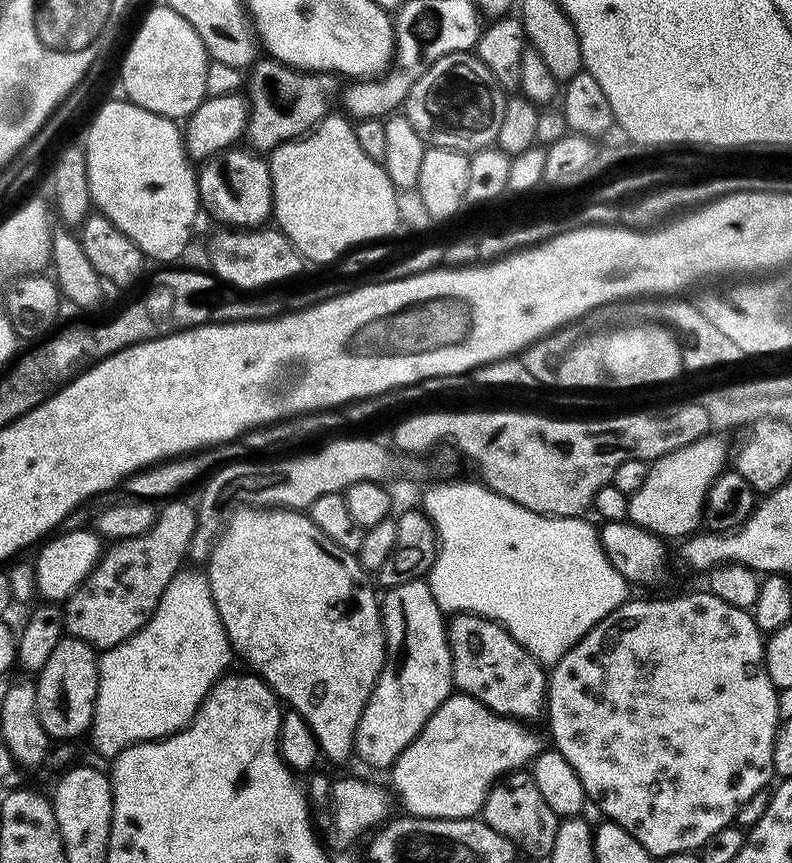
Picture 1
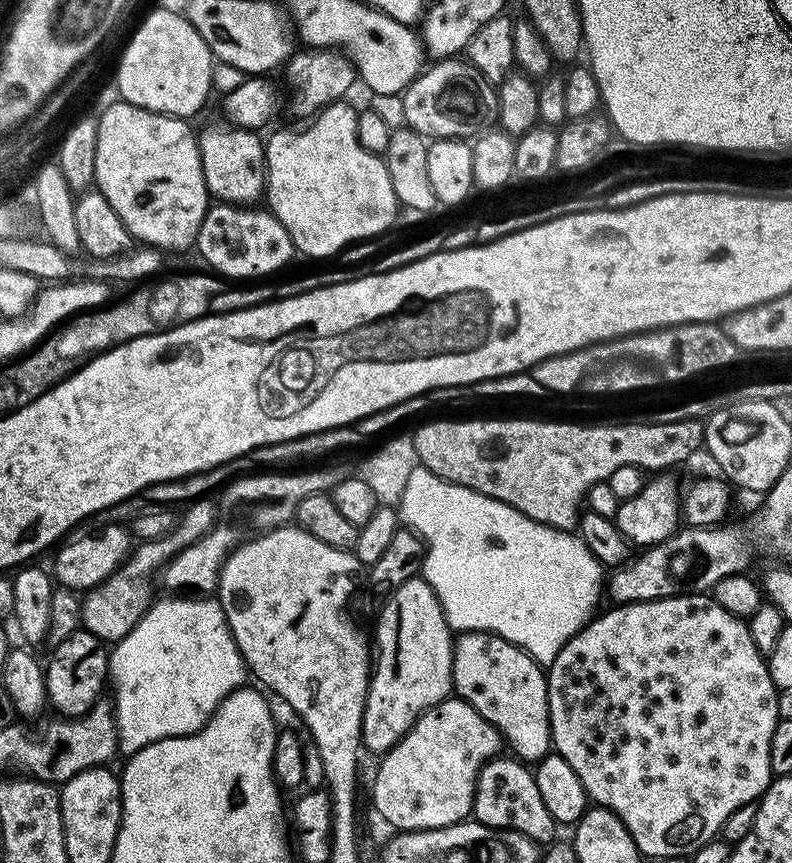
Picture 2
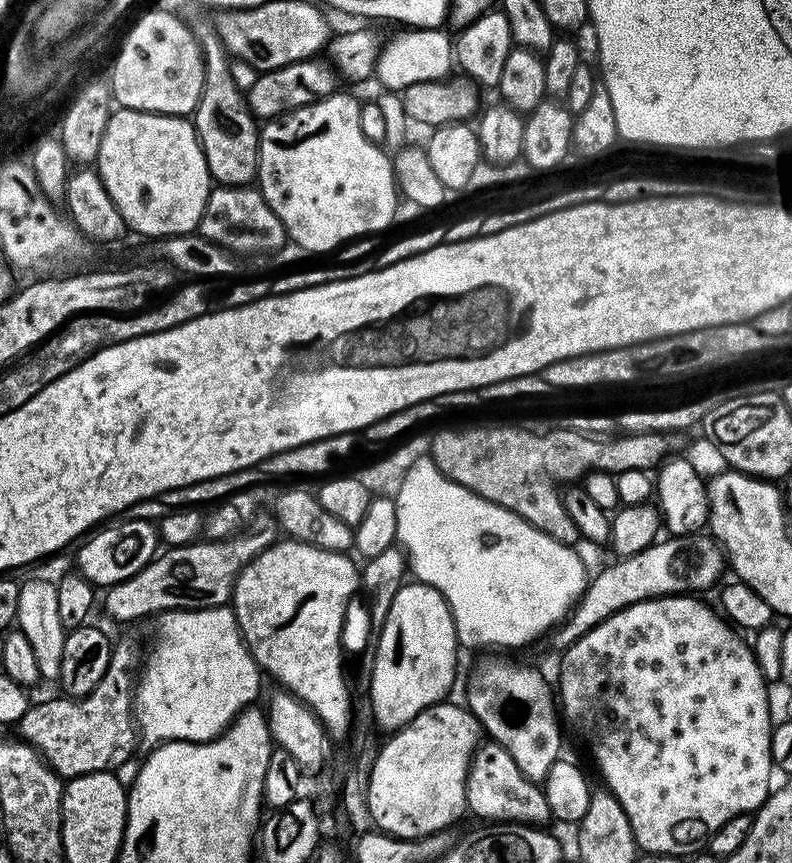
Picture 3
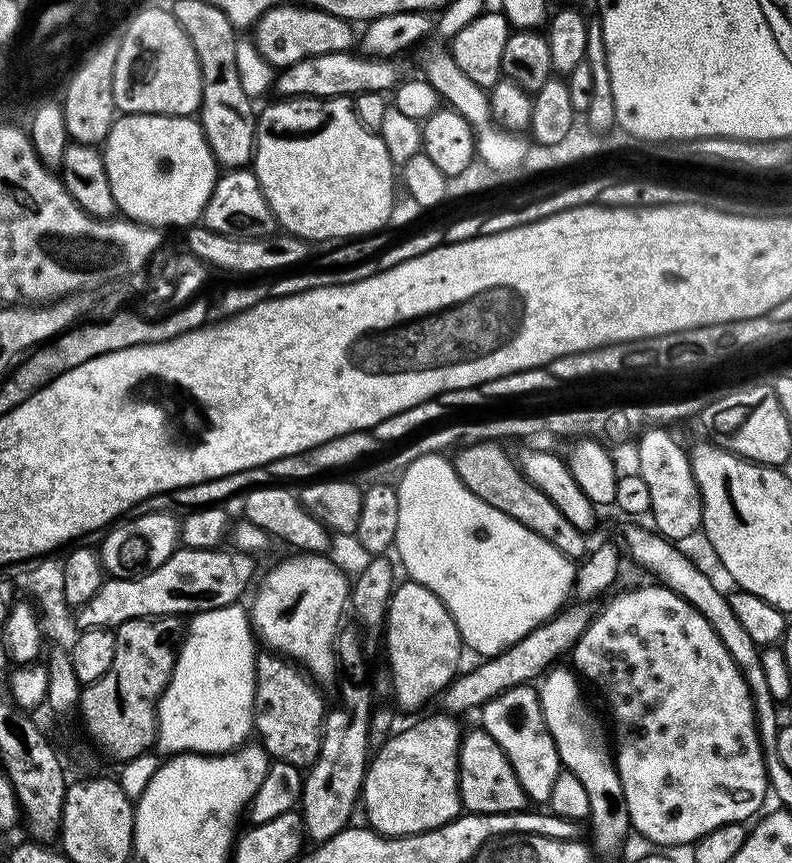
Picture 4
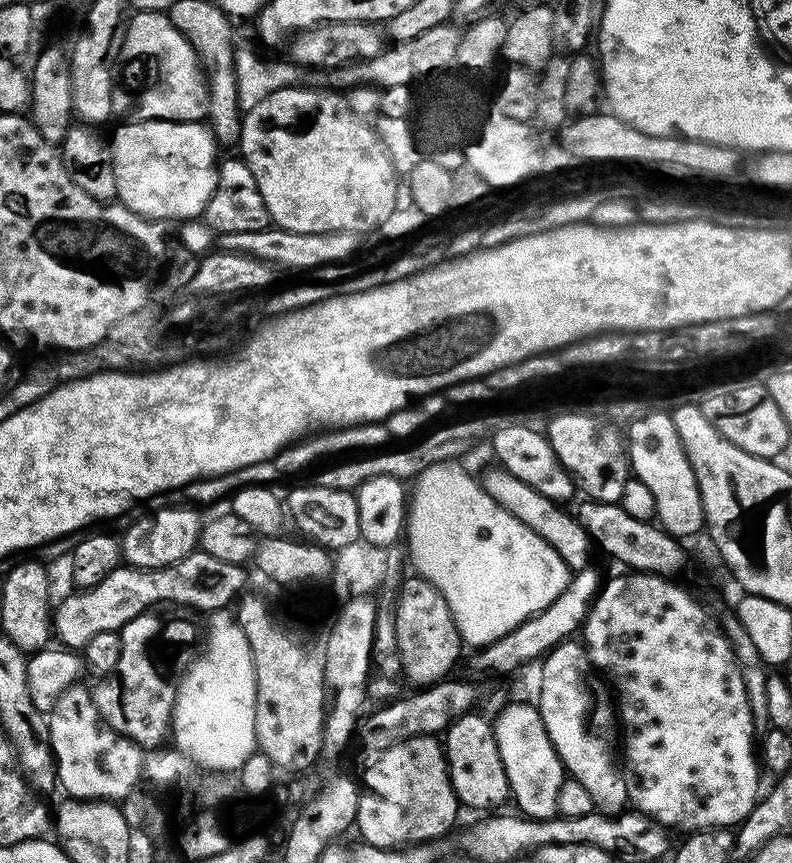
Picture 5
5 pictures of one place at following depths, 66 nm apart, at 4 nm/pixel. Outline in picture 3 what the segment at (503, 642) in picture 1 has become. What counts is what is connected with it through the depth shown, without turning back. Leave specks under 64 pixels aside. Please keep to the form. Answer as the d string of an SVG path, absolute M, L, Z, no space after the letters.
M496 654L489 660L480 660L476 664L476 669L472 672L472 677L468 680L468 701L466 707L469 712L476 715L476 721L480 723L481 729L488 732L493 741L506 750L516 761L518 768L527 777L534 781L543 781L543 778L550 770L554 761L560 758L560 724L558 719L558 708L554 703L554 688L544 681L544 676L540 672L535 672L532 668L527 668L524 664L511 664L508 660L499 660Z

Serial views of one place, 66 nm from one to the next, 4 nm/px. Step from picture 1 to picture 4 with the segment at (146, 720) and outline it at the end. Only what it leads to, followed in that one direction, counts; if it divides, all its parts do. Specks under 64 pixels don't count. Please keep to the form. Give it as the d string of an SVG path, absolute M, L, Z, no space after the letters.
M237 602L218 610L198 612L187 621L188 633L176 656L176 664L174 660L171 665L168 685L155 701L155 747L161 748L164 754L199 752L205 756L218 756L222 752L231 752L241 747L253 735L252 707L256 689L258 644L254 639L249 609L242 605Z

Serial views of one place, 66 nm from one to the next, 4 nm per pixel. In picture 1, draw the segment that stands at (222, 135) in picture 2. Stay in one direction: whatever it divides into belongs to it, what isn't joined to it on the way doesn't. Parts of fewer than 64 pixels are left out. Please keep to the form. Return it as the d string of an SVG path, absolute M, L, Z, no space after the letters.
M247 147L225 148L211 160L199 165L196 189L203 211L209 212L221 225L255 230L269 223L272 210L272 175L268 160Z

